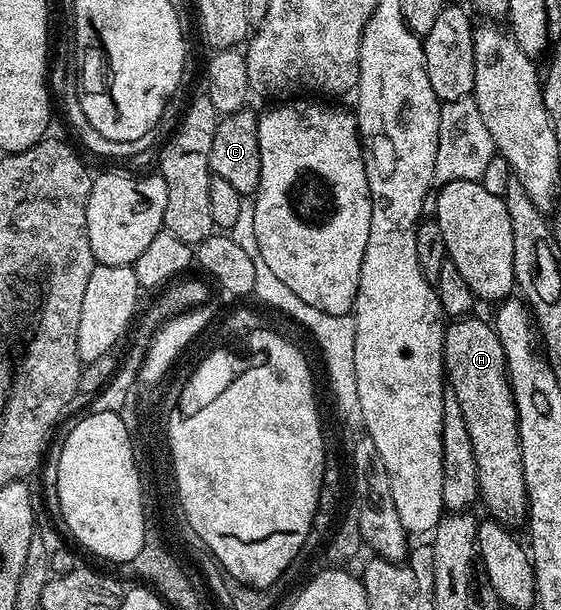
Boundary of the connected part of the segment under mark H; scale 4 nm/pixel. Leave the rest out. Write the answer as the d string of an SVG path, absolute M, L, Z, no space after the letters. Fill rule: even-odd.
M463 317L455 319L446 327L446 335L442 338L442 362L444 364L445 374L448 376L448 386L455 391L456 397L459 398L460 407L464 413L464 421L467 422L468 435L471 437L472 451L475 453L476 473L478 474L478 493L480 503L487 507L489 514L498 522L507 525L521 524L526 518L526 486L524 485L524 469L520 461L520 441L518 440L518 414L516 413L516 405L512 397L512 389L510 388L510 378L506 375L506 358L504 357L504 348L500 345L500 337L496 337L493 326L489 322L486 323L482 319L474 319L475 317Z

